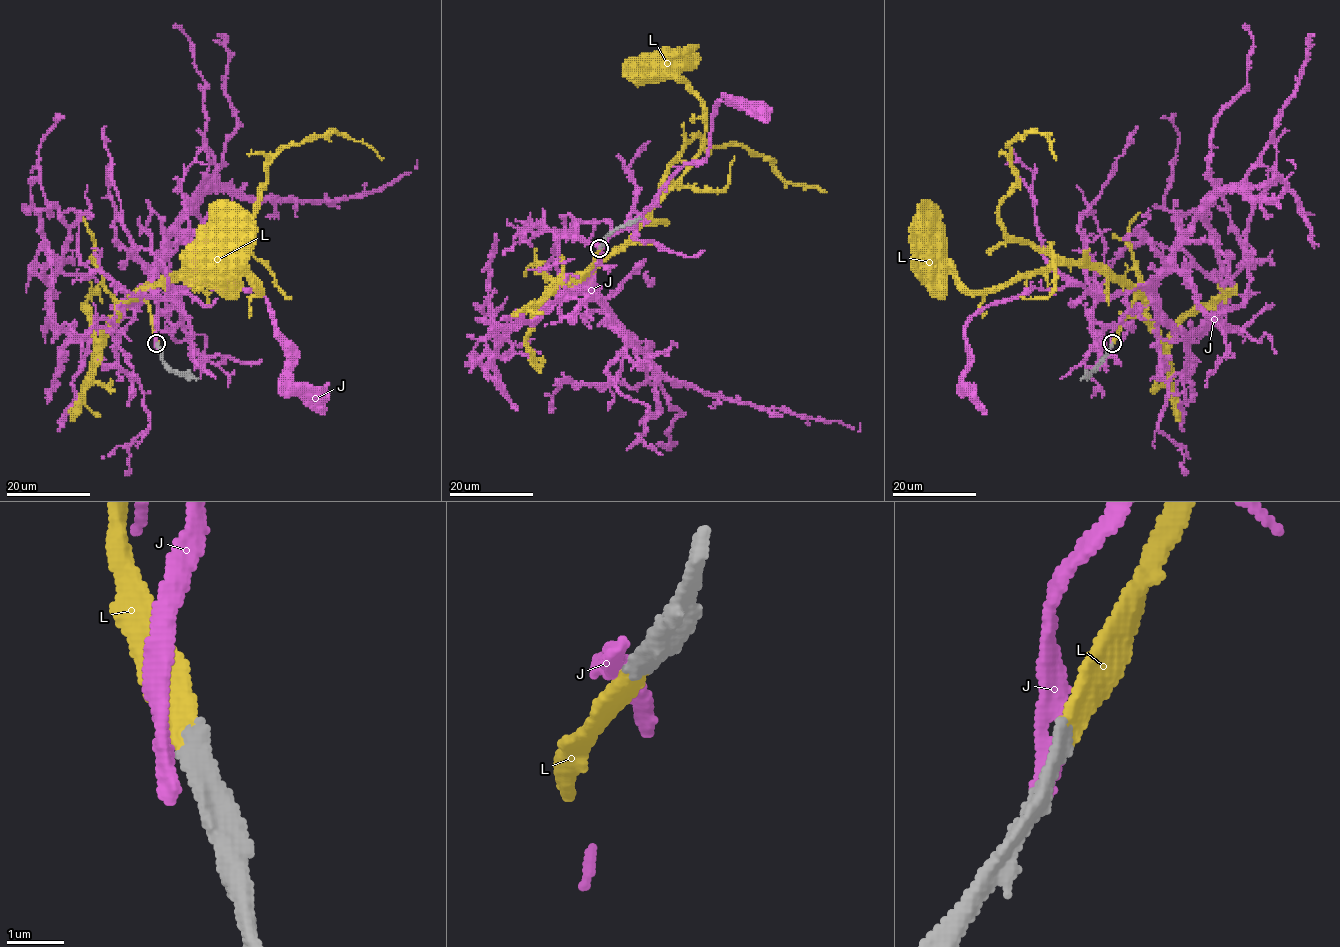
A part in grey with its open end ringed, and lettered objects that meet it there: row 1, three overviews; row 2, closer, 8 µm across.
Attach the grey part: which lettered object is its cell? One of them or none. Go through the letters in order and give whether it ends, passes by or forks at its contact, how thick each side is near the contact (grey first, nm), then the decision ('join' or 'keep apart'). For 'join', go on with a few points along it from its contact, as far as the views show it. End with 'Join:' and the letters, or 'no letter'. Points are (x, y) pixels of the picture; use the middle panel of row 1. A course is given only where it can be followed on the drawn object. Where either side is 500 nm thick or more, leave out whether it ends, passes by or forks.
J: it ends there; 400 nm thick on the grey side, 380 nm on the other; keep apart
L: it ends there; 320 nm thick on the grey side, 360 nm on the other; join; it runs (601, 248), (587, 270), (609, 257), (639, 227), (704, 138), (705, 105), (687, 84), (652, 67)
Join: L

